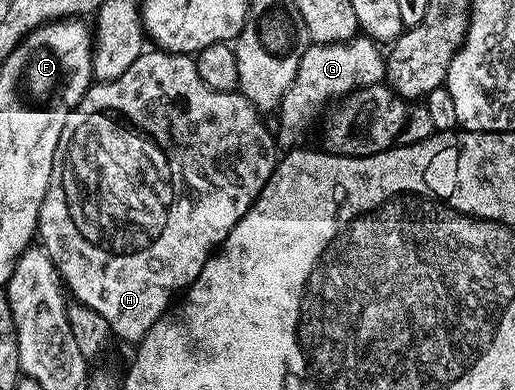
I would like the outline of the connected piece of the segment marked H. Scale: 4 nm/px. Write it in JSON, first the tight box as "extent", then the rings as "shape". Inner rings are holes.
{"extent":[37,51,277,343],"shape":[[[144,51],[125,75],[92,84],[81,103],[71,109],[71,114],[65,119],[65,127],[61,127],[61,139],[53,155],[53,171],[41,203],[37,237],[41,247],[51,256],[70,296],[78,304],[97,311],[97,315],[109,323],[116,338],[132,343],[142,341],[153,323],[161,320],[176,298],[199,278],[201,267],[205,267],[207,260],[222,246],[231,228],[250,211],[251,204],[261,195],[277,164],[276,138],[262,120],[266,121],[259,110],[243,98],[242,93],[222,93],[205,87],[205,83],[201,83],[201,75],[197,75],[194,56],[162,51]]]}

